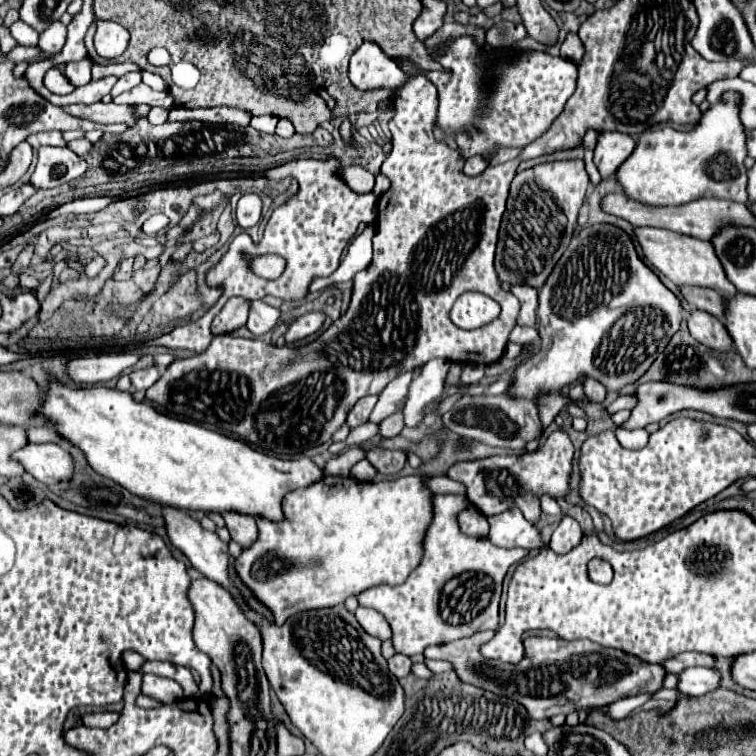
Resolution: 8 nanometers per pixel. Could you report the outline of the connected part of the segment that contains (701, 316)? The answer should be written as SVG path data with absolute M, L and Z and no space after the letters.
M693 309L687 315L687 325L689 325L689 333L697 341L705 343L707 347L719 349L719 351L733 349L733 341L729 337L725 325L719 319L715 319L713 315L703 313L699 309Z

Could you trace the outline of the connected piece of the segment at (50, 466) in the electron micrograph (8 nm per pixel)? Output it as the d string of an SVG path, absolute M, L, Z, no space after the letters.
M29 443L27 447L15 451L11 459L23 465L23 469L29 475L33 475L37 481L45 485L69 481L73 475L73 459L57 443L45 443L45 445Z

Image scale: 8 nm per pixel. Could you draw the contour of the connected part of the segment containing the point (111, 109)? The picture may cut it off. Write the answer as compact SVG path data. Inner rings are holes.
M91 103L91 105L67 105L63 107L65 113L73 115L73 117L85 117L91 119L95 123L125 123L127 127L133 127L137 123L137 115L133 111L133 107L127 105L115 105L115 103Z

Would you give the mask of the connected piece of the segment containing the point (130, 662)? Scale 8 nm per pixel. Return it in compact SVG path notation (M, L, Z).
M125 651L123 653L123 663L127 665L129 671L137 671L141 667L141 663L145 663L145 659L135 651Z

